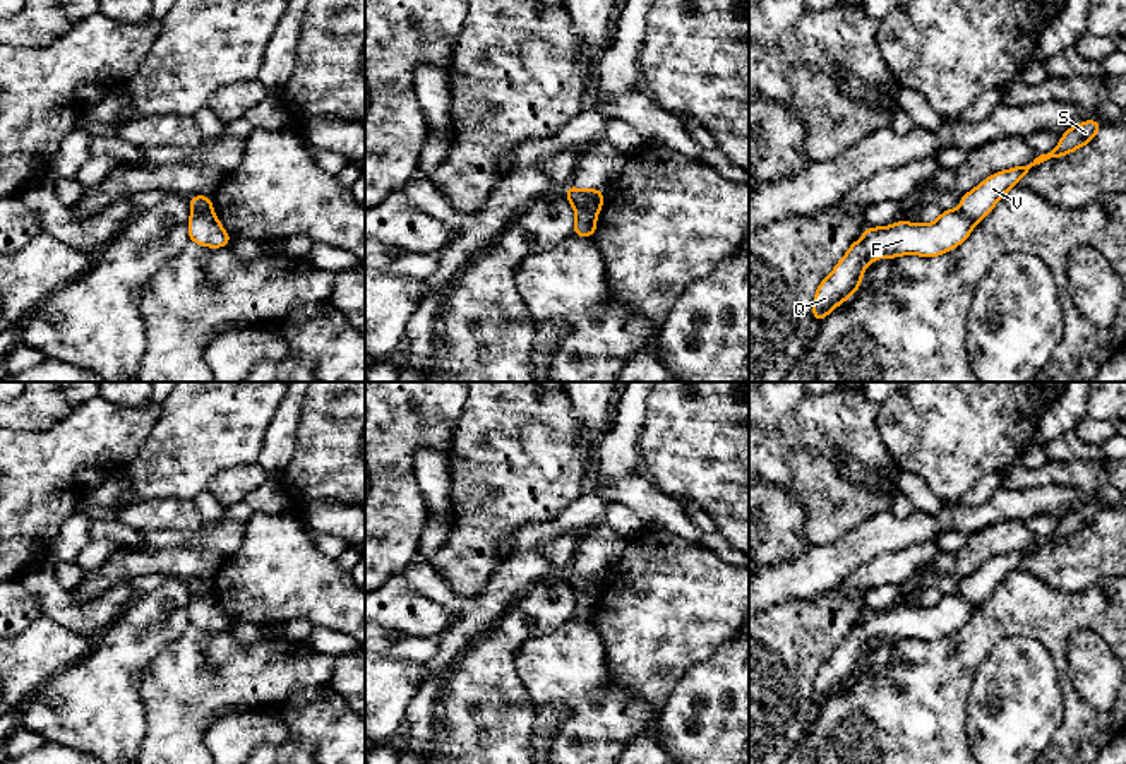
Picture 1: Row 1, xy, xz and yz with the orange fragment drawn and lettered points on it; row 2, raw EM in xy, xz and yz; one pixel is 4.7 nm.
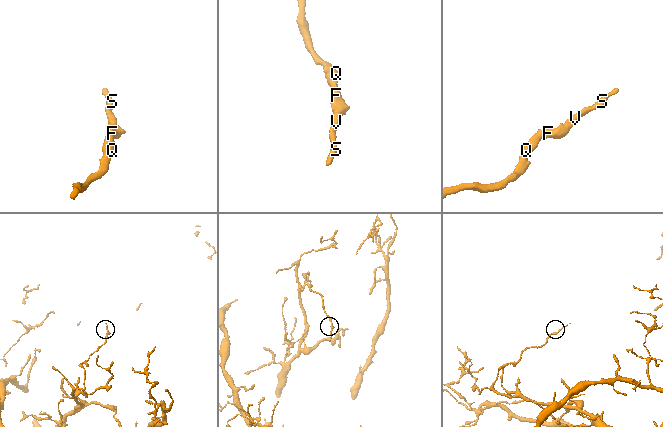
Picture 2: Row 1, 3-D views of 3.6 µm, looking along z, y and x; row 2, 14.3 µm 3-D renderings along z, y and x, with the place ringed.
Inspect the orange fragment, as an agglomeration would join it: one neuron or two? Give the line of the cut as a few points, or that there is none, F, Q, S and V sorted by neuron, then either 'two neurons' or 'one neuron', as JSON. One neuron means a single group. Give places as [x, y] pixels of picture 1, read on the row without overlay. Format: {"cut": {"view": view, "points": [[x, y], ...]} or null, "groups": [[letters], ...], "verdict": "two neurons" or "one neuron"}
{"cut": {"view": "xy", "points": [[211, 595], [192, 598]]}, "groups": [["F", "Q"], ["S", "V"]], "verdict": "two neurons"}

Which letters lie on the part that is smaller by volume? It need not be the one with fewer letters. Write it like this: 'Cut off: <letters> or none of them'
Cut off: S, V

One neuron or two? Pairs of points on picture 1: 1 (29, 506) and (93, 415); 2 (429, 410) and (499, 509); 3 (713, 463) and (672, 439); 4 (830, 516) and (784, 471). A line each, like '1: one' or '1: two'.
1: one
2: two
3: one
4: one

